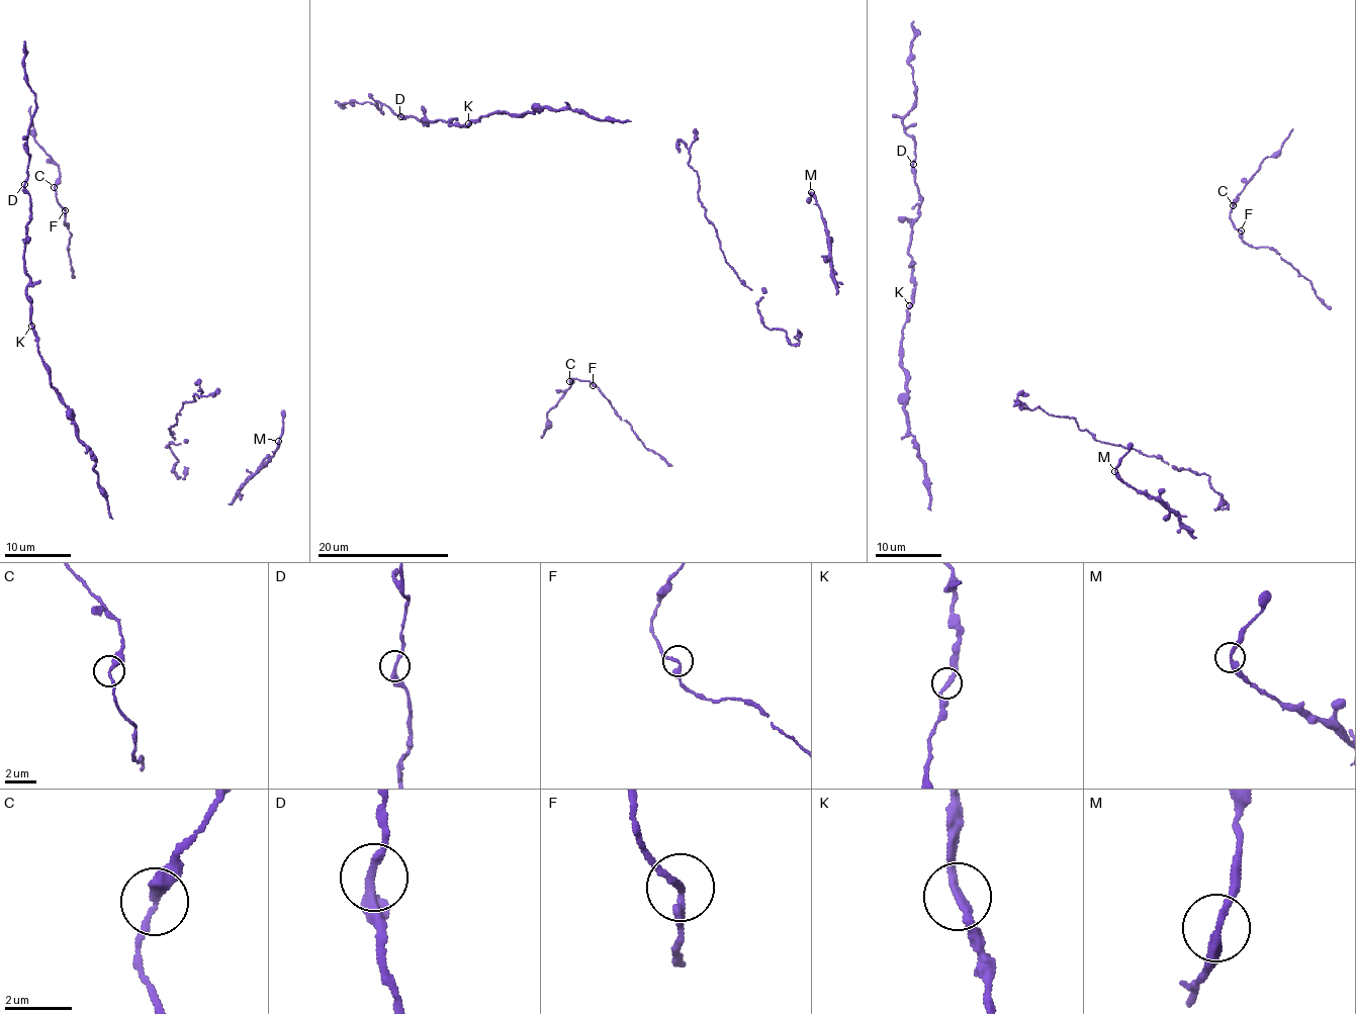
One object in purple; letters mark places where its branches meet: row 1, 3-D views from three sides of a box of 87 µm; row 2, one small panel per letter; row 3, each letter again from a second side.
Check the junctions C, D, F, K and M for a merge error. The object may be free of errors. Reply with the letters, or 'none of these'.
none of these

